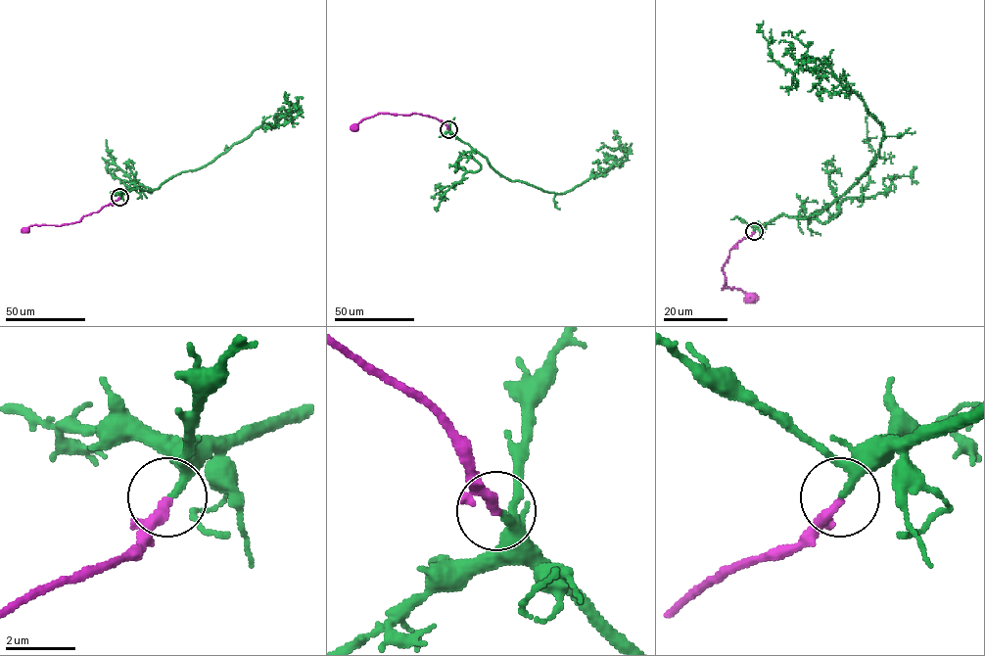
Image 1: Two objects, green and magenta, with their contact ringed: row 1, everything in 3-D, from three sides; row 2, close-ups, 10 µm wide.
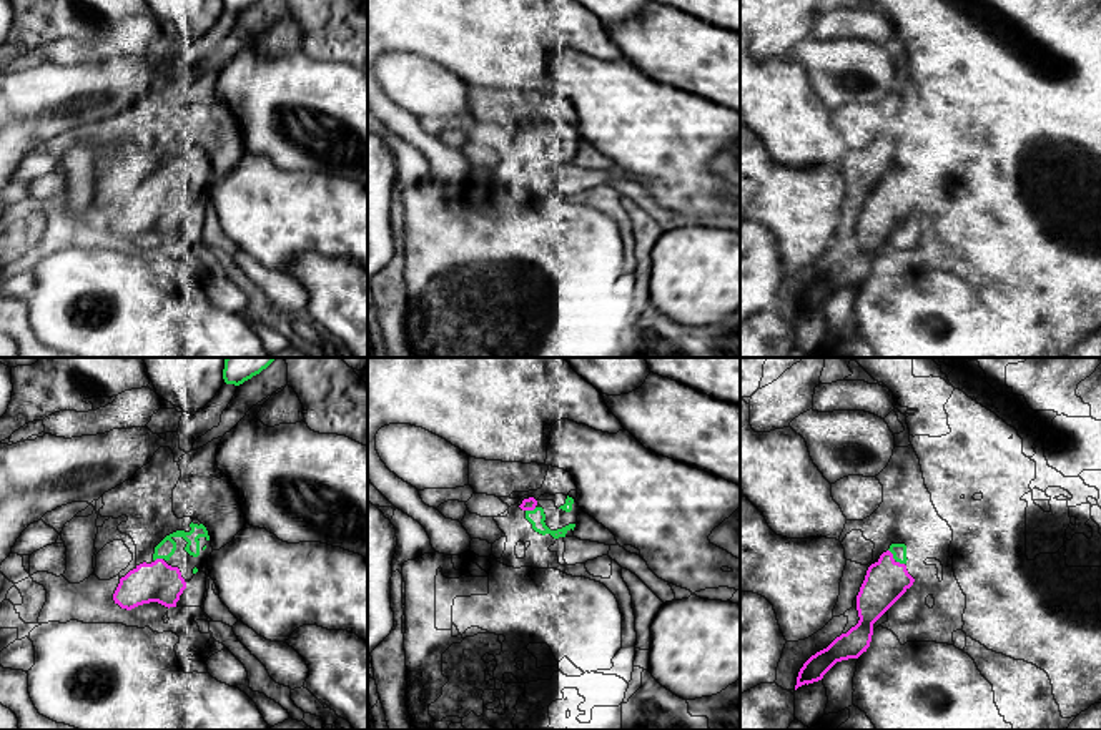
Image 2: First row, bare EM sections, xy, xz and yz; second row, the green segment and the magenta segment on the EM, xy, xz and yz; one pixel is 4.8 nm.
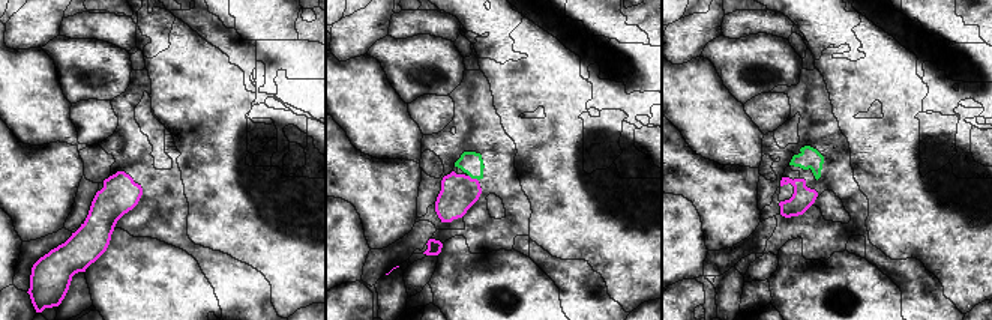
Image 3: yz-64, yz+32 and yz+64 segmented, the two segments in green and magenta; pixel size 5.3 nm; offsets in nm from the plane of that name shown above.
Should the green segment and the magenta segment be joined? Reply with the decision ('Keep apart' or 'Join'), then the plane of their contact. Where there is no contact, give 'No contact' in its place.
Join. Touches green in yz

